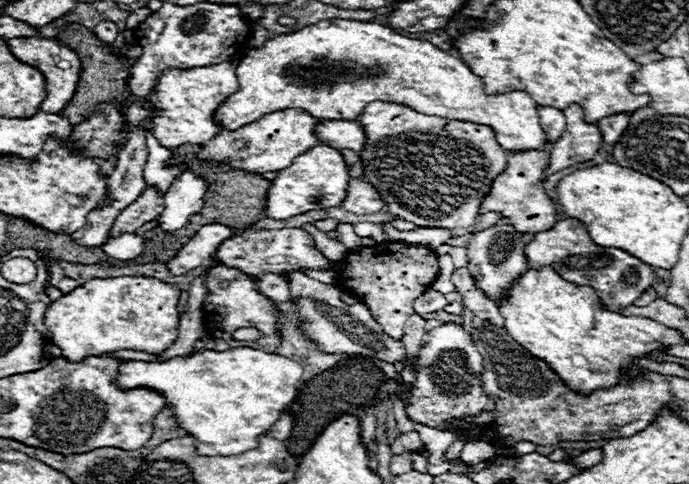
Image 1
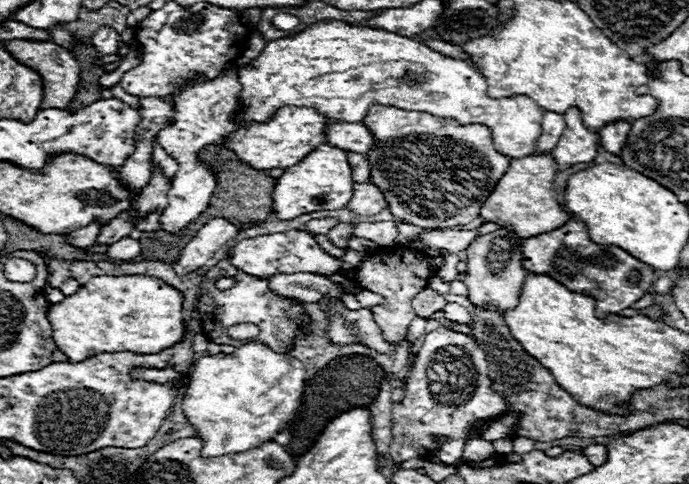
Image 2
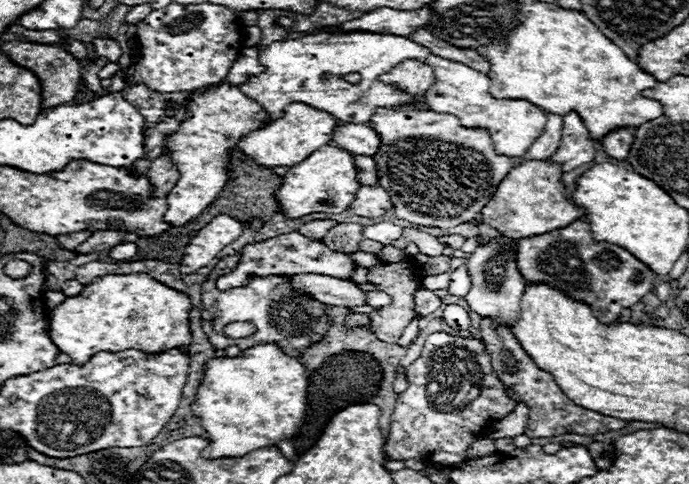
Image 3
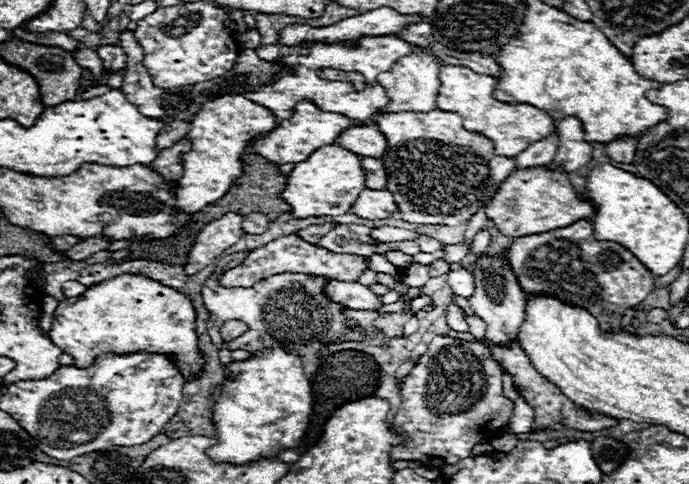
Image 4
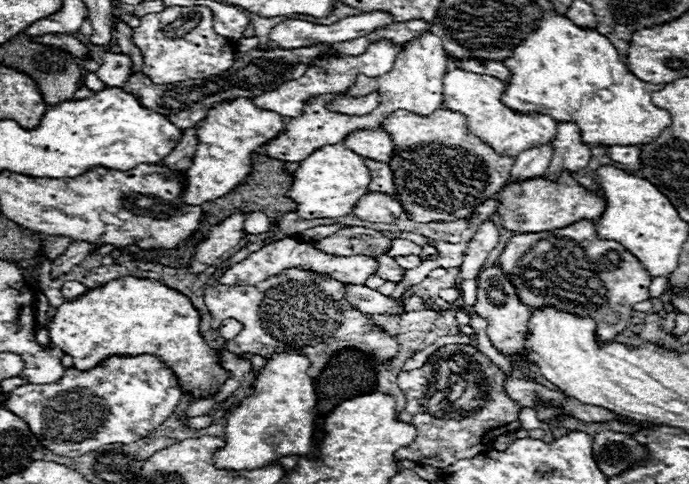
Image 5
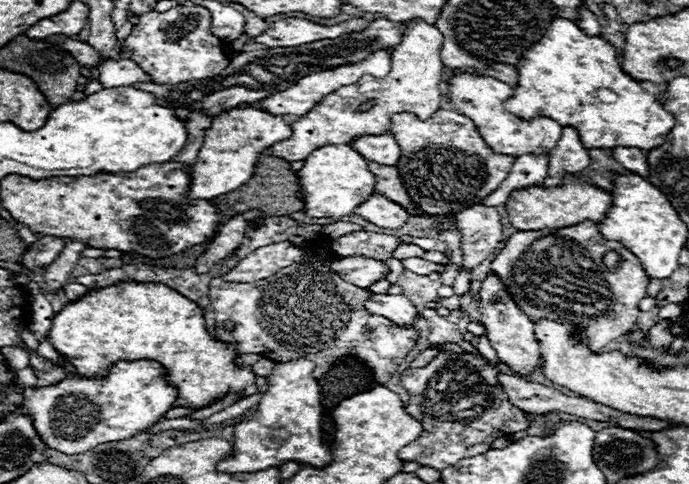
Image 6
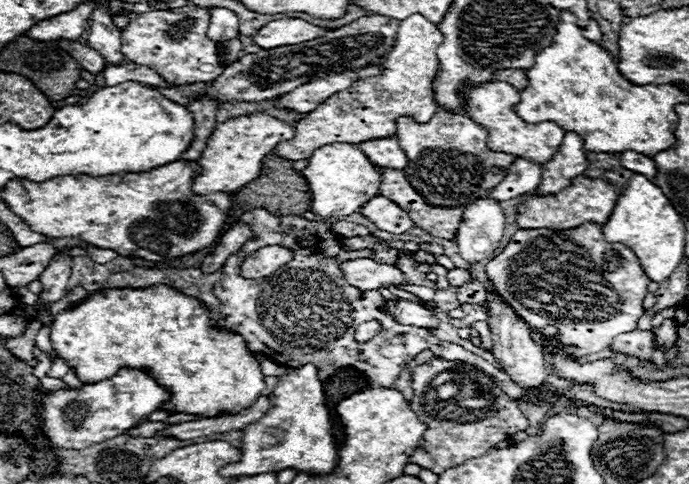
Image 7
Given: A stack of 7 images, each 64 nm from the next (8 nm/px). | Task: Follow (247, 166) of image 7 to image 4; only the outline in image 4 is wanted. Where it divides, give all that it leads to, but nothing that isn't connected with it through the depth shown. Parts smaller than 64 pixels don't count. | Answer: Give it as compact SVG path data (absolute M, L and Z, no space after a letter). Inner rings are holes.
M224 94L212 100L206 100L190 122L190 130L186 138L192 142L190 152L182 154L184 176L174 188L176 196L176 212L196 214L204 206L222 198L230 184L242 176L240 154L244 152L248 140L254 136L268 134L278 126L278 118L264 106L248 100L242 94Z

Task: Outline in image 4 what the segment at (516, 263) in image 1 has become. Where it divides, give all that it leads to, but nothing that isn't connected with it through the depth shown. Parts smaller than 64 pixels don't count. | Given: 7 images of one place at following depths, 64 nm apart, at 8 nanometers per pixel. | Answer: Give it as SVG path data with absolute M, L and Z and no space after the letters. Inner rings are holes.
M504 252L494 254L494 256L490 256L490 254L480 256L476 260L476 264L472 266L472 276L474 276L476 290L468 298L468 302L470 302L472 312L476 316L480 316L488 324L486 338L494 340L496 344L506 344L506 342L516 340L518 328L522 326L522 320L526 318L526 310L524 310L526 302L524 302L524 292L522 292L522 288L518 284L518 278L512 272Z

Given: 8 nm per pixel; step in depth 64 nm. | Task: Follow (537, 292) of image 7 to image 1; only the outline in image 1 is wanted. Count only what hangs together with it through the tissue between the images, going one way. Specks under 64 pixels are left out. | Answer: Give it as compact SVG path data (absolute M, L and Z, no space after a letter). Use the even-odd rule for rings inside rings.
M574 218L558 220L550 230L538 232L534 240L524 248L524 252L532 268L550 264L564 280L570 280L574 284L590 284L598 292L602 304L614 312L634 304L634 300L640 298L640 294L644 294L656 282L652 266L620 248L604 248L594 244L586 232L586 226Z

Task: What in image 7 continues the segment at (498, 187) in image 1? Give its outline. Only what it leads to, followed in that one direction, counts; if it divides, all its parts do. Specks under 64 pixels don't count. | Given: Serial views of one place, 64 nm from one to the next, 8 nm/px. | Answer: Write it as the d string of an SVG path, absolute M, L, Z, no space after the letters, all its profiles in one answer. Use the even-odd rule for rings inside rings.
M584 176L574 178L570 182L570 188L564 188L558 194L534 194L528 196L522 204L518 204L516 212L516 224L524 230L530 228L552 228L552 230L568 230L576 228L586 222L604 224L610 212L614 210L614 204L618 200L618 192L614 186L602 182L602 180L590 180Z

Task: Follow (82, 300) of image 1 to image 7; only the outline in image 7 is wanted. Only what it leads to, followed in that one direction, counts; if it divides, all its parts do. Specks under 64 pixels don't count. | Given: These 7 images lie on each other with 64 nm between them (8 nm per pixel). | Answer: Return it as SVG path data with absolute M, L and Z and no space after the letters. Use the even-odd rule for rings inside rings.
M156 284L148 288L104 288L86 296L84 302L60 312L54 316L52 332L50 332L52 348L56 354L74 368L76 376L84 384L94 384L98 380L110 378L118 368L150 368L154 372L158 384L170 388L174 396L164 410L170 412L186 412L198 414L204 418L212 418L220 412L238 414L258 400L262 390L266 388L264 376L260 372L258 360L246 348L244 340L238 334L222 332L210 326L208 308L198 298L190 298L176 288Z

